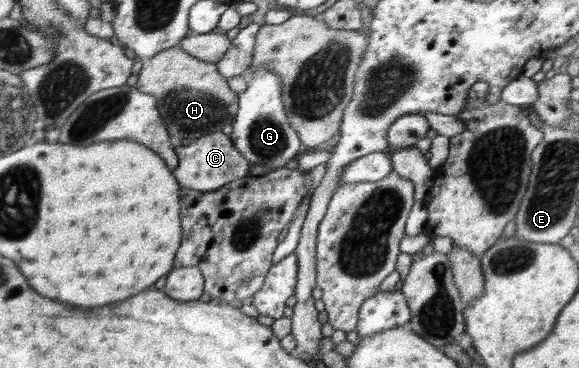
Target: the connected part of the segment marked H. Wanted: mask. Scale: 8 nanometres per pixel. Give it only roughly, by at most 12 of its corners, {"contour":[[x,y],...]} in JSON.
{"contour":[[176,46],[141,62],[174,147],[235,123],[217,64]]}

